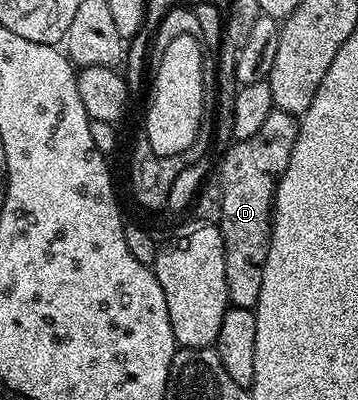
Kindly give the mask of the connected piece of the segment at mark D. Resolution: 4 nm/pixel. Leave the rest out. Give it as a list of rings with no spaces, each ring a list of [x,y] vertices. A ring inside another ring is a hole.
[[[273,109],[256,135],[232,141],[219,170],[223,187],[222,218],[217,224],[225,244],[225,280],[230,305],[254,310],[261,296],[261,276],[269,256],[275,187],[291,159],[299,135],[296,115]]]

